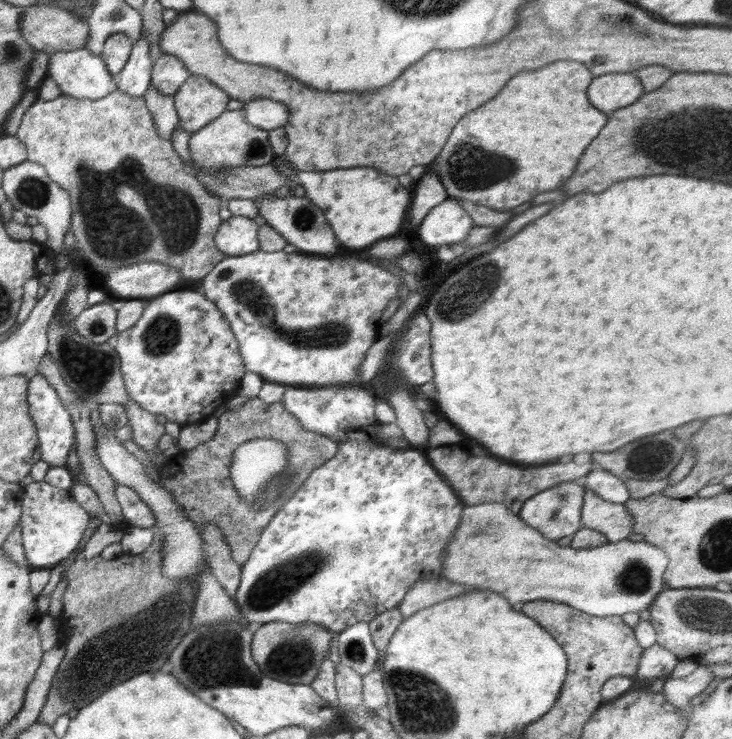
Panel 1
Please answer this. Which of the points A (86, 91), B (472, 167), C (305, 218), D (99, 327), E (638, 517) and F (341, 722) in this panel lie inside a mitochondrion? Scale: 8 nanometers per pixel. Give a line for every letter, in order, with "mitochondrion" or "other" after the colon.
A: other
B: mitochondrion
C: mitochondrion
D: mitochondrion
E: other
F: other

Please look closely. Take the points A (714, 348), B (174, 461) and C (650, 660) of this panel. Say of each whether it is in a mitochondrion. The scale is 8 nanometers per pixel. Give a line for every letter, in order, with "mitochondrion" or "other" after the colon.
A: other
B: other
C: other

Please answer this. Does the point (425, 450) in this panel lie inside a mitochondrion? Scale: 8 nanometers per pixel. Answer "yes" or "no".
no

